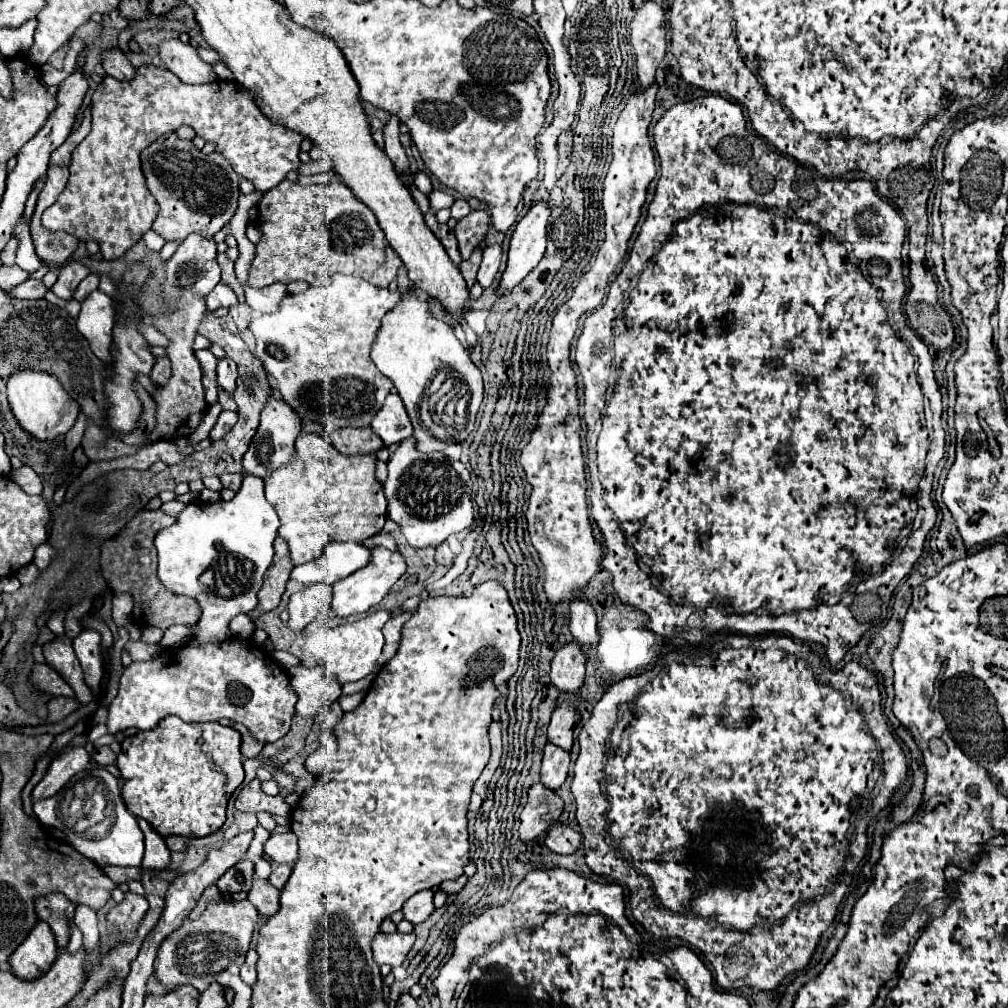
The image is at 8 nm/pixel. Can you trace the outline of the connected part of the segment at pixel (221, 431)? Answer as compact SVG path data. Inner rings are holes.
M222 411L220 417L218 417L218 423L214 425L214 429L210 431L210 439L216 441L216 439L222 439L236 423L236 413L234 411Z

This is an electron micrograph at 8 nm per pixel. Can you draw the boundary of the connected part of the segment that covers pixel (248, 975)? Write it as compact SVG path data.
M250 949L248 955L246 955L246 961L244 961L244 965L242 965L242 971L240 971L242 981L244 981L246 985L250 985L250 987L256 983L256 961L258 961L258 955L256 955L254 949Z

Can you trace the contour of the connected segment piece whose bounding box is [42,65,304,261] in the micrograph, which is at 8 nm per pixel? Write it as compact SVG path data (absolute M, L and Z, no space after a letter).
M154 65L138 67L136 79L126 81L126 85L114 77L104 77L91 98L92 131L90 145L78 145L72 153L70 163L70 179L58 201L42 215L42 224L50 231L66 231L76 235L80 241L96 241L102 249L104 259L112 261L122 257L134 243L142 239L142 235L152 227L158 205L150 195L146 181L140 169L140 153L154 141L158 141L164 133L174 133L182 125L190 125L196 135L204 141L216 145L216 153L224 155L224 159L232 165L232 169L254 183L256 191L266 193L280 185L292 169L300 167L300 143L302 135L274 125L270 119L262 115L254 99L240 89L234 81L212 81L208 85L188 85L182 83L172 71L160 69Z

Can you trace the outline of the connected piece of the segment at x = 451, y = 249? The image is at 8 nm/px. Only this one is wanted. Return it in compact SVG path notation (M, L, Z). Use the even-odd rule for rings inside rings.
M428 211L428 213L424 215L424 219L426 219L426 225L432 229L432 233L434 233L434 235L440 239L440 243L444 245L444 249L446 249L448 257L452 259L452 263L458 265L462 259L460 259L460 253L458 253L458 243L456 243L454 231L452 231L448 225L438 223L434 211Z

